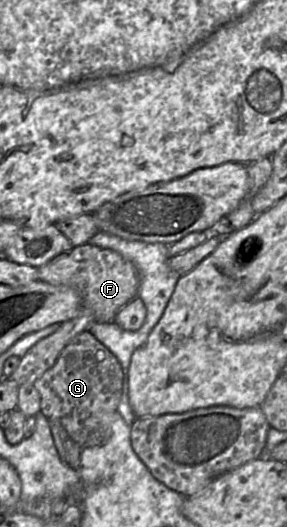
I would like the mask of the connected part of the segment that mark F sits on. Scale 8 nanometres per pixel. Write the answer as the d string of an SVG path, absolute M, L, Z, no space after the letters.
M89 243L73 246L68 252L58 255L37 269L39 281L76 290L81 298L81 309L91 310L95 323L113 322L117 312L138 296L140 276L133 263L115 251Z

